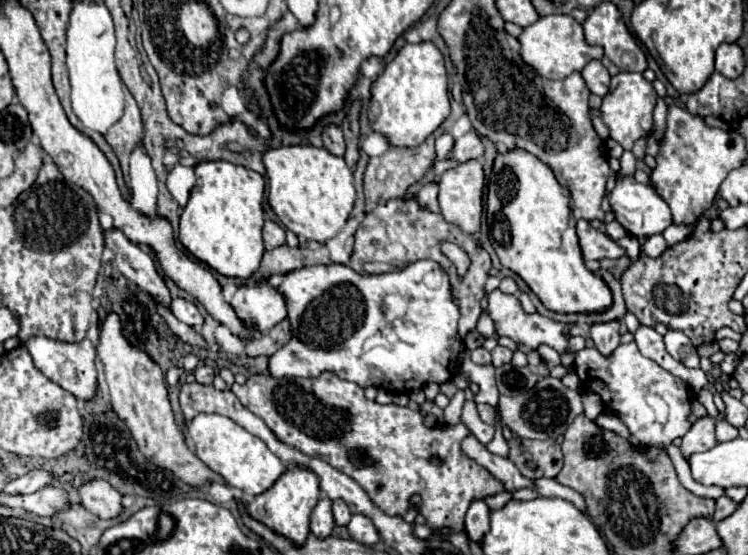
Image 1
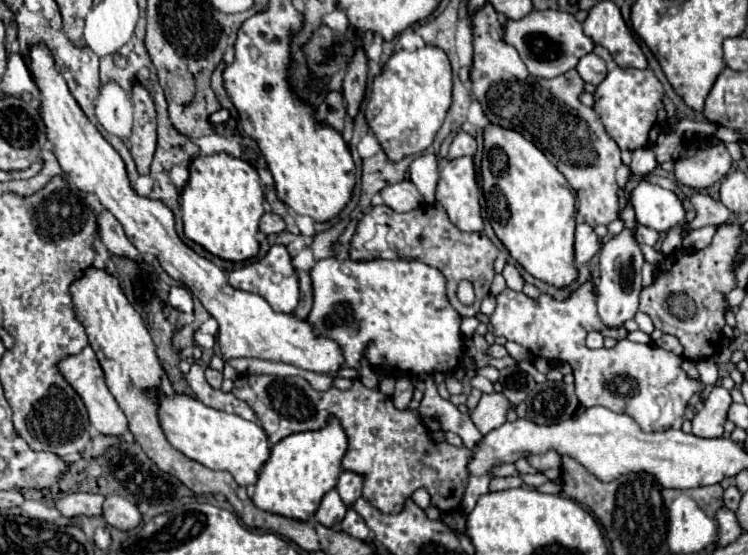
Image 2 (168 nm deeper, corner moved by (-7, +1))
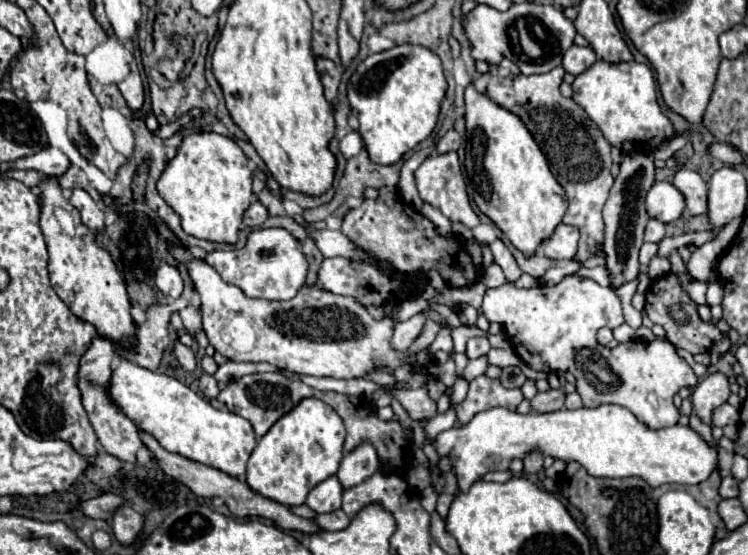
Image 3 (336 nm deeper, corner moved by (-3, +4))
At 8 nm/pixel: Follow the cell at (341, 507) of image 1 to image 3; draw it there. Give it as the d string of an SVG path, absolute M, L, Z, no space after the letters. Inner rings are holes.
M364 442L342 458L342 464L340 464L336 476L342 484L342 488L348 490L348 488L364 482L368 476L372 476L380 468L382 466L376 458L376 450L372 446L368 446L368 442Z

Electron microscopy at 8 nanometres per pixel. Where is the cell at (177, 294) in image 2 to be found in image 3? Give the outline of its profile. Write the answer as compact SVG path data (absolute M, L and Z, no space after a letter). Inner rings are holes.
M162 264L158 270L156 270L156 286L158 290L168 296L168 298L178 298L182 294L182 278L180 278L180 272L176 270L176 266L168 266L168 264Z

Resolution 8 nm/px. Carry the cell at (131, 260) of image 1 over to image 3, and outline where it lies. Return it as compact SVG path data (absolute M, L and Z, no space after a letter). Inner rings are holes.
M74 190L72 198L70 198L70 204L80 210L82 222L94 234L100 234L102 230L106 230L106 214L104 214L104 210L84 190Z

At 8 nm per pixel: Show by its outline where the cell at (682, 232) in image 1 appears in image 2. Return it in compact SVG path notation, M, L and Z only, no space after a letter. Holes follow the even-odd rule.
M696 191L690 197L690 203L692 203L694 211L696 211L696 217L692 219L690 229L698 229L698 227L704 227L704 225L718 227L718 225L726 223L732 217L732 213L720 201L716 201L710 195L700 193L700 191Z

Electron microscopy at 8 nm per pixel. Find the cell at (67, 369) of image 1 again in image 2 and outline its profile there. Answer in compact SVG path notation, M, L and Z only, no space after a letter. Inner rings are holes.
M88 345L84 347L78 355L72 355L72 357L66 357L58 363L58 369L60 373L66 377L66 381L76 389L76 393L82 397L86 409L88 409L88 417L90 417L90 423L94 425L94 429L102 435L112 435L112 437L122 437L126 431L128 431L128 421L126 421L126 415L122 413L122 409L118 407L114 395L108 391L106 387L106 381L104 381L104 371L98 363L98 357L94 353L94 349Z

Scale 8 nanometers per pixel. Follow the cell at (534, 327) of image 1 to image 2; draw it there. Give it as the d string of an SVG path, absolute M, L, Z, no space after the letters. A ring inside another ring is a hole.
M592 281L580 285L566 299L554 299L548 293L542 293L538 299L530 299L524 293L504 289L500 295L496 295L496 309L490 315L490 323L494 327L494 335L502 335L506 337L506 341L514 341L526 347L532 357L542 357L554 363L566 361L574 373L574 385L580 405L602 405L616 413L626 413L640 425L644 433L660 429L680 429L688 399L694 393L702 391L700 383L690 379L682 369L684 357L676 353L672 353L672 381L668 383L662 379L664 369L668 373L668 363L664 367L664 359L668 361L668 355L662 347L618 341L618 345L612 349L588 349L584 343L586 335L590 331L602 329L602 321L596 313L596 295Z

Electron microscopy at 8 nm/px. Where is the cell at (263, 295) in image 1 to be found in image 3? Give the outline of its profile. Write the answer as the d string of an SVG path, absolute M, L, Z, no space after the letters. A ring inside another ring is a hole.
M270 228L262 232L250 232L248 244L240 250L214 250L204 258L216 272L222 276L226 284L234 284L242 288L242 292L250 298L264 300L292 300L298 290L304 286L308 262L300 250L300 242L290 236L284 228Z

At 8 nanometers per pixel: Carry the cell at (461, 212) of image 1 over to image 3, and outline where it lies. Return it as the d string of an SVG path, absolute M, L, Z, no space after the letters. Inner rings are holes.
M456 152L426 158L420 164L420 168L416 170L414 178L416 178L416 186L418 186L418 192L420 192L420 198L430 202L432 206L440 208L446 218L450 218L452 222L462 222L466 228L474 228L474 226L480 224L476 212L470 206L468 192L466 192L466 182L464 182L460 160L458 160Z

